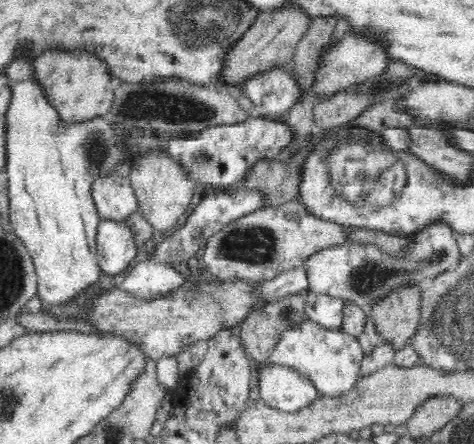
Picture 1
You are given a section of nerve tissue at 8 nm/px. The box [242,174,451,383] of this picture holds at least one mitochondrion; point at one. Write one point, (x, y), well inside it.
(285, 313)

